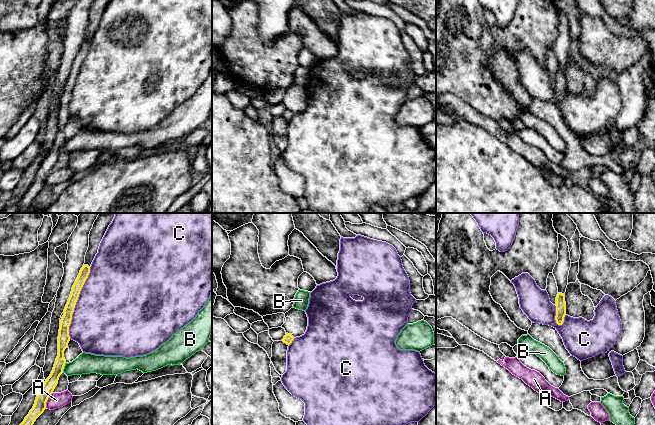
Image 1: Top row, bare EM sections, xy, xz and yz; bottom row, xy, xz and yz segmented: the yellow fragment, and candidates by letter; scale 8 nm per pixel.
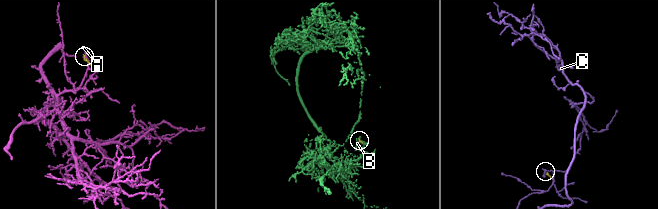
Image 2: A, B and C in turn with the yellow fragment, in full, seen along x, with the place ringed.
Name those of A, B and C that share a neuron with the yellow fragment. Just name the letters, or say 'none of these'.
none of these

